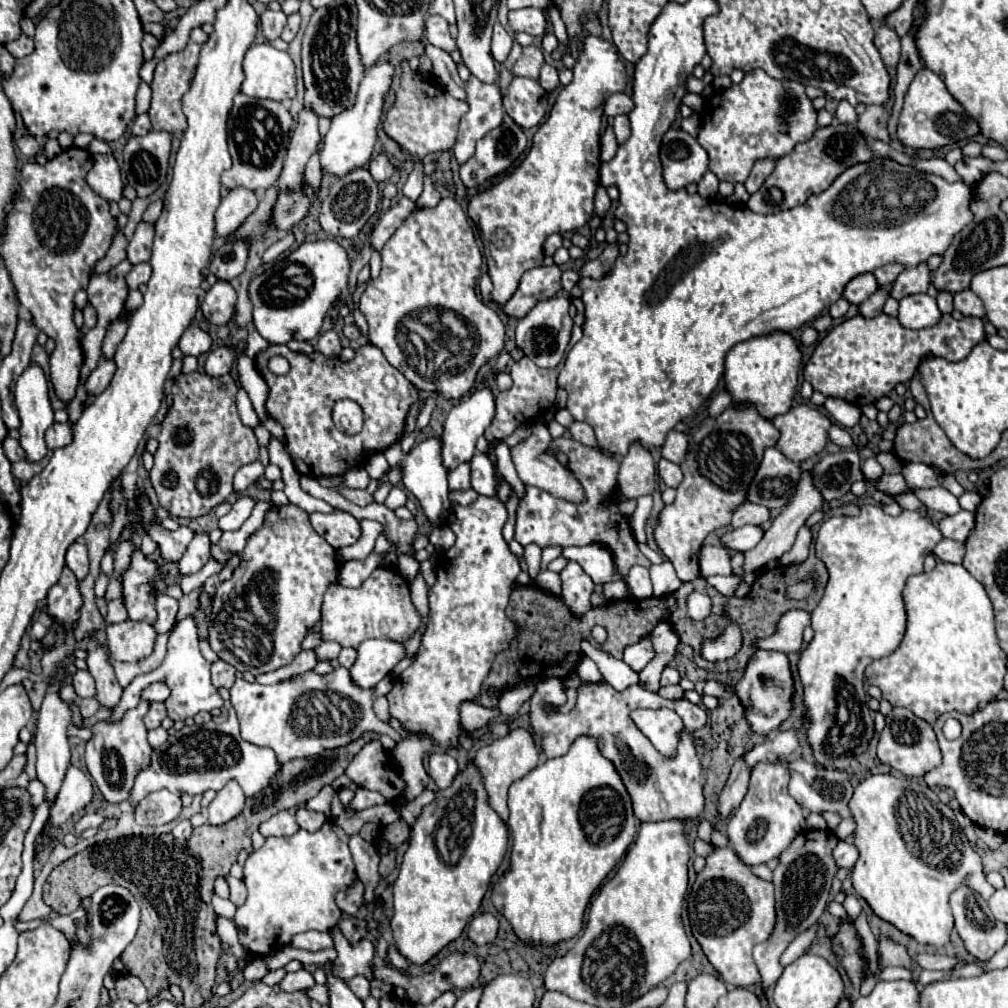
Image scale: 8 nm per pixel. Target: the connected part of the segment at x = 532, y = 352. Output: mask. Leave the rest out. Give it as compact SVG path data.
M559 294L545 302L539 302L525 318L519 320L515 328L515 342L517 348L521 348L523 354L531 358L537 366L555 368L565 354L565 348L571 338L571 328L573 328L573 320L569 316L569 300L563 294Z

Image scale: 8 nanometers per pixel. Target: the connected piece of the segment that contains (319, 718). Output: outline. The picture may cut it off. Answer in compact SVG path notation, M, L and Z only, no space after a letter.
M343 666L323 676L309 670L271 686L237 678L231 688L231 704L241 724L241 736L251 744L271 748L279 764L295 758L313 758L325 750L347 746L365 732L387 734L393 740L401 738L387 722L375 716L373 688L357 686Z

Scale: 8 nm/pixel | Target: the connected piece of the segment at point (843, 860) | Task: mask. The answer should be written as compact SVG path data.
M839 840L839 844L835 846L835 850L833 850L833 858L835 858L835 864L839 866L839 868L853 868L853 864L857 862L857 858L859 858L859 852L855 850L855 846L853 844L847 844L847 842L843 842L843 840Z

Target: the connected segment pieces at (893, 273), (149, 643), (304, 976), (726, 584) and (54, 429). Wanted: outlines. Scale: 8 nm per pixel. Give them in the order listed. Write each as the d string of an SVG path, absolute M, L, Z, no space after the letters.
M885 264L885 266L877 268L877 270L873 272L873 276L877 278L879 286L887 286L887 284L895 282L895 278L899 276L899 272L901 272L901 270L903 270L903 266L901 266L901 264Z
M125 620L121 624L107 626L107 648L111 658L121 662L137 662L153 652L155 630L147 622Z
M301 968L299 972L293 972L293 974L291 974L291 972L285 974L285 978L279 982L281 990L285 990L285 992L305 990L305 988L309 988L309 986L313 986L313 984L315 984L315 980L313 980L311 972L305 970L305 968Z
M729 574L729 576L709 576L709 578L705 578L721 596L725 596L725 598L731 598L731 596L735 596L735 590L737 590L737 586L743 582L743 578L741 578L741 574Z
M53 424L47 432L45 432L45 442L49 450L57 450L63 448L71 442L71 424Z

